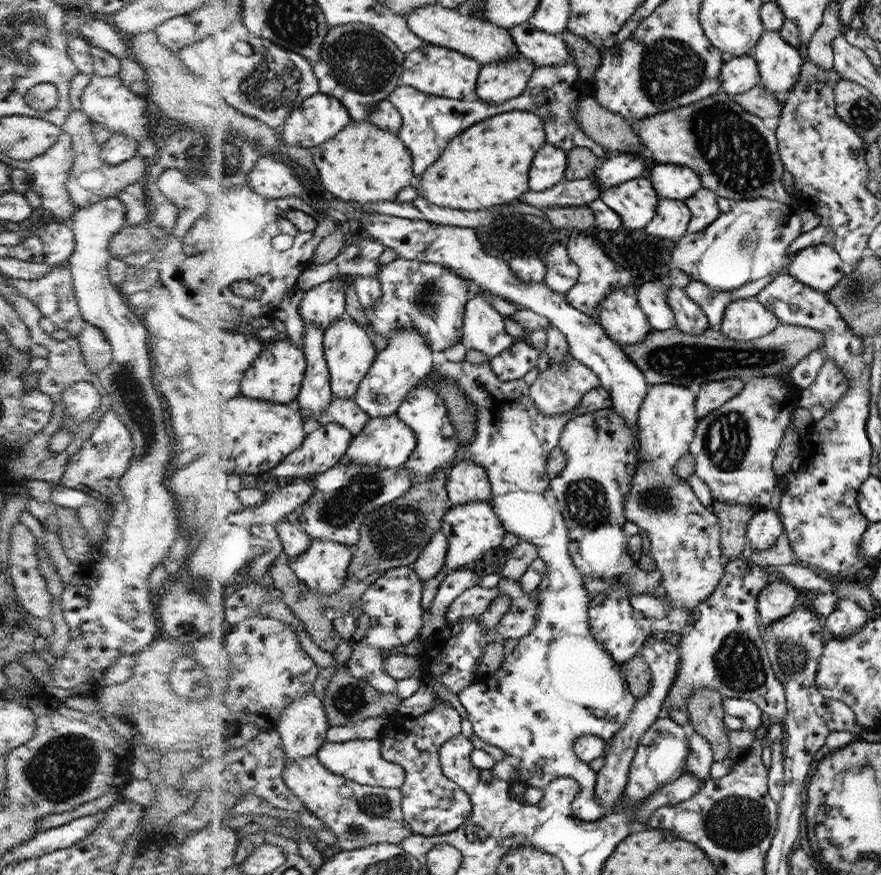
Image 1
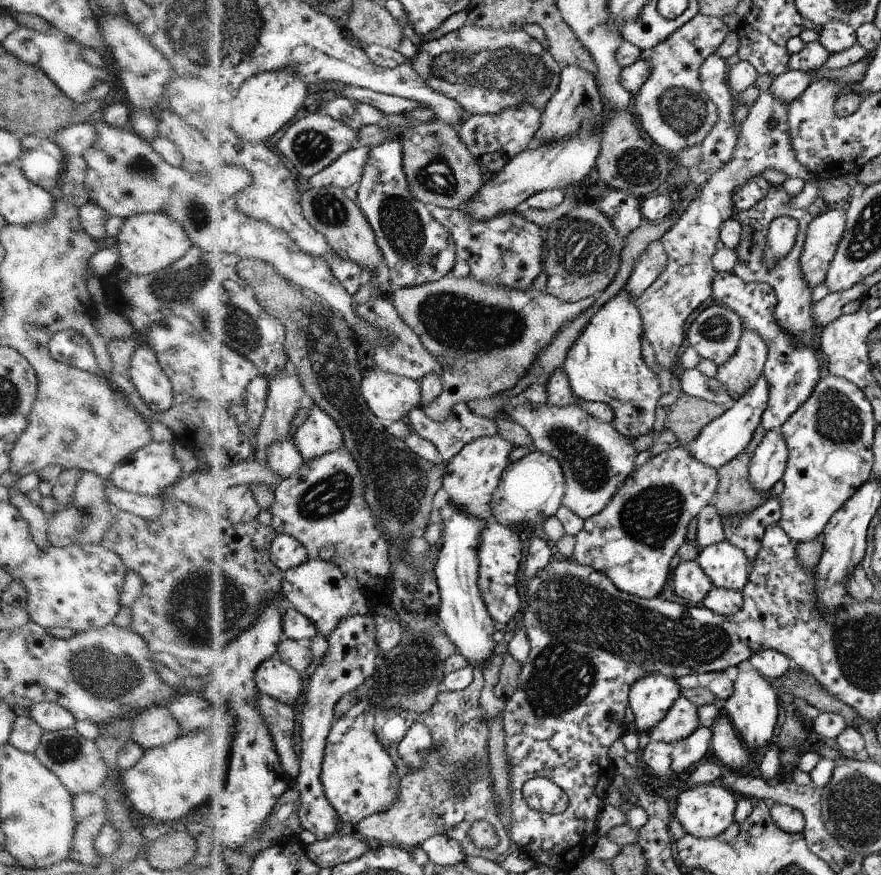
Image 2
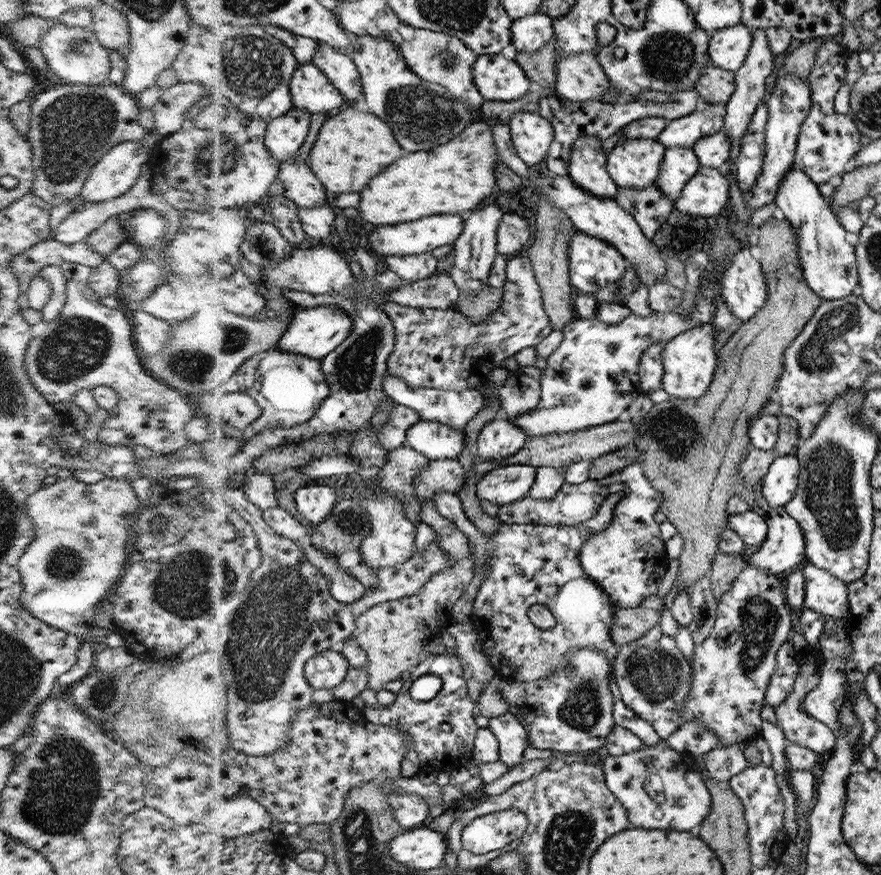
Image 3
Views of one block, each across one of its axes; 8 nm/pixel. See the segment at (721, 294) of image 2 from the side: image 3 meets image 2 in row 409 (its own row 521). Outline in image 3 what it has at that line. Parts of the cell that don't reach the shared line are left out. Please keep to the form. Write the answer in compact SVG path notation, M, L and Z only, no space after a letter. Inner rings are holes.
M756 481L756 484L758 485L753 490L756 498L754 498L751 510L766 519L768 534L766 534L766 540L764 540L762 546L757 550L749 551L745 555L745 559L750 565L754 565L758 569L766 569L766 571L770 571L772 575L776 576L786 572L786 570L796 570L798 564L806 559L804 531L802 531L802 527L800 527L800 523L796 521L796 518L786 511L785 506L772 507L772 505L768 505L769 502L763 497L763 483Z

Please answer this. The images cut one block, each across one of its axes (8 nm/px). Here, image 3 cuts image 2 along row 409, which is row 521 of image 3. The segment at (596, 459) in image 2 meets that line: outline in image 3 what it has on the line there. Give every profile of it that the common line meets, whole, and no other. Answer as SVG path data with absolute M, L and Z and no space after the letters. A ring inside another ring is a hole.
M588 479L584 484L564 482L553 500L538 501L528 496L514 503L502 504L499 506L499 519L505 524L576 525L594 517L609 494L608 486L600 486L598 480Z

